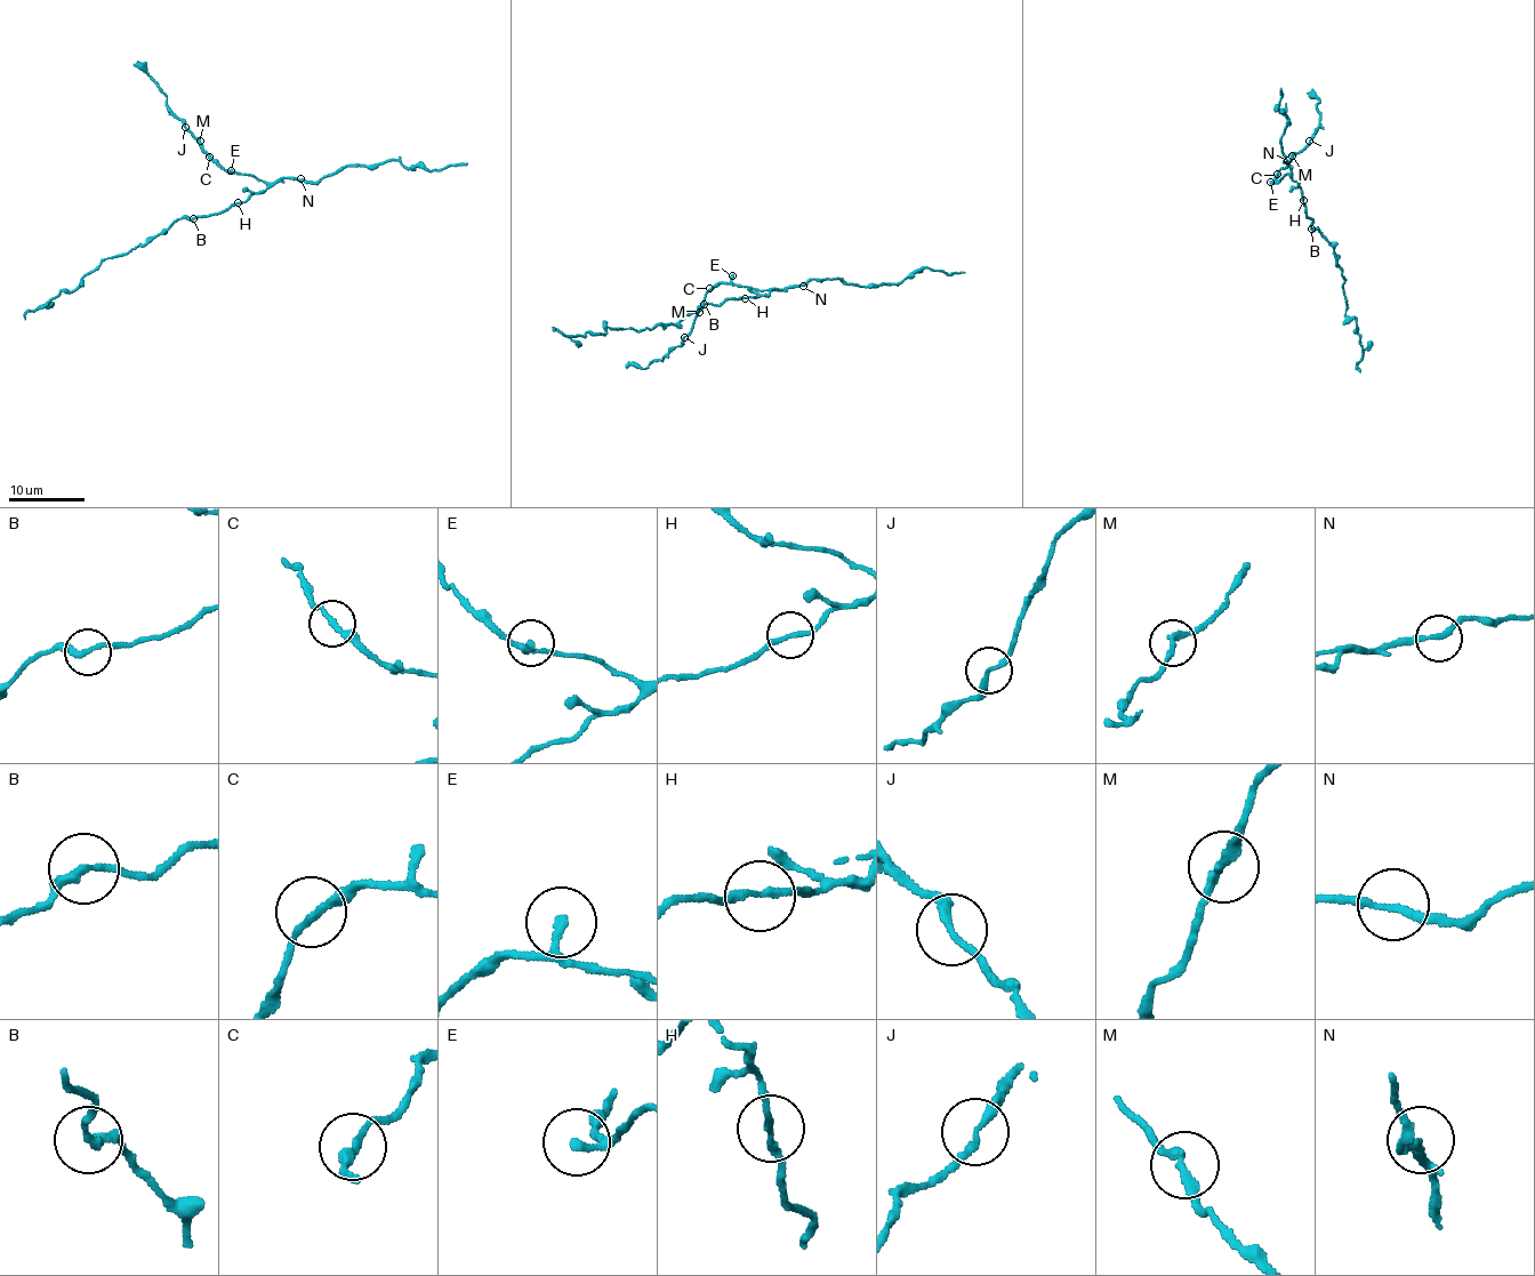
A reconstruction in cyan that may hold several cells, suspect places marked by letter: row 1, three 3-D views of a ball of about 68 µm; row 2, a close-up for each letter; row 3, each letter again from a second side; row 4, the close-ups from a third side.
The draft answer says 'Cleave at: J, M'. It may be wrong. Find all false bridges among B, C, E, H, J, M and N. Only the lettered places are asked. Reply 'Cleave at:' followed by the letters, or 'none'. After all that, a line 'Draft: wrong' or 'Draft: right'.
Cleave at: B, J
Draft: wrong

